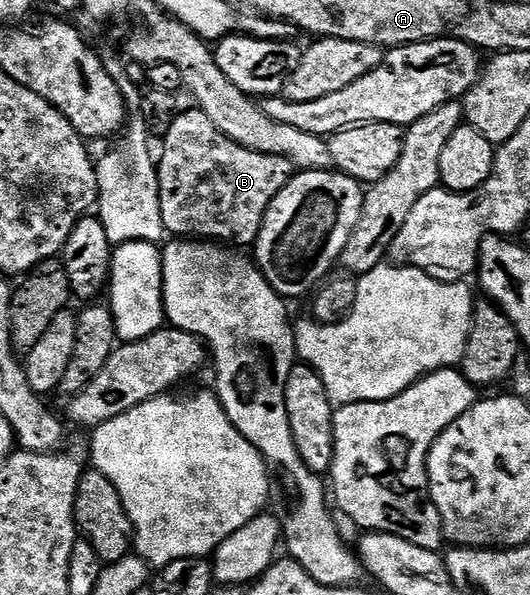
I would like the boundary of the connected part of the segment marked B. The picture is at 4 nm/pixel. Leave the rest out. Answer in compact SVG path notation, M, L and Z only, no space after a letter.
M183 108L172 127L168 127L162 158L159 156L156 161L165 232L178 239L205 239L230 247L253 246L272 199L291 179L290 161L286 157L253 153L228 139L203 109L189 108Z

